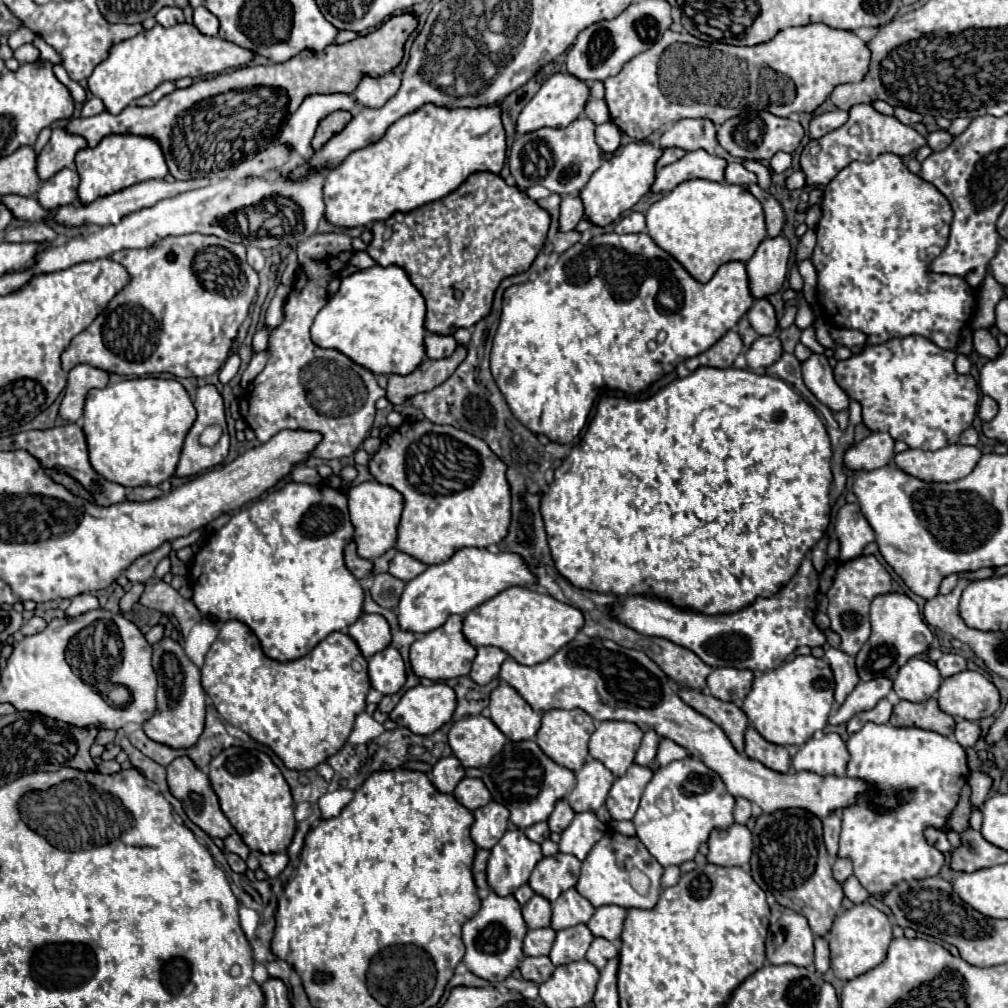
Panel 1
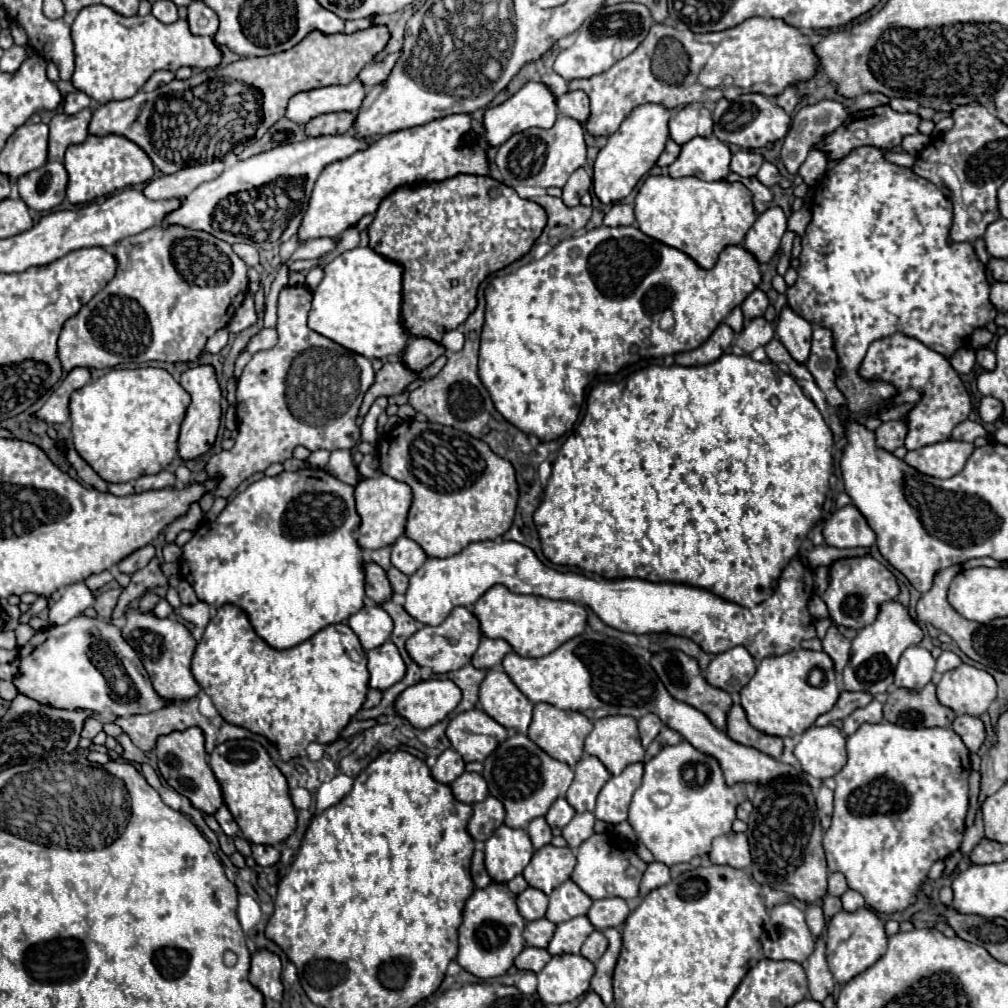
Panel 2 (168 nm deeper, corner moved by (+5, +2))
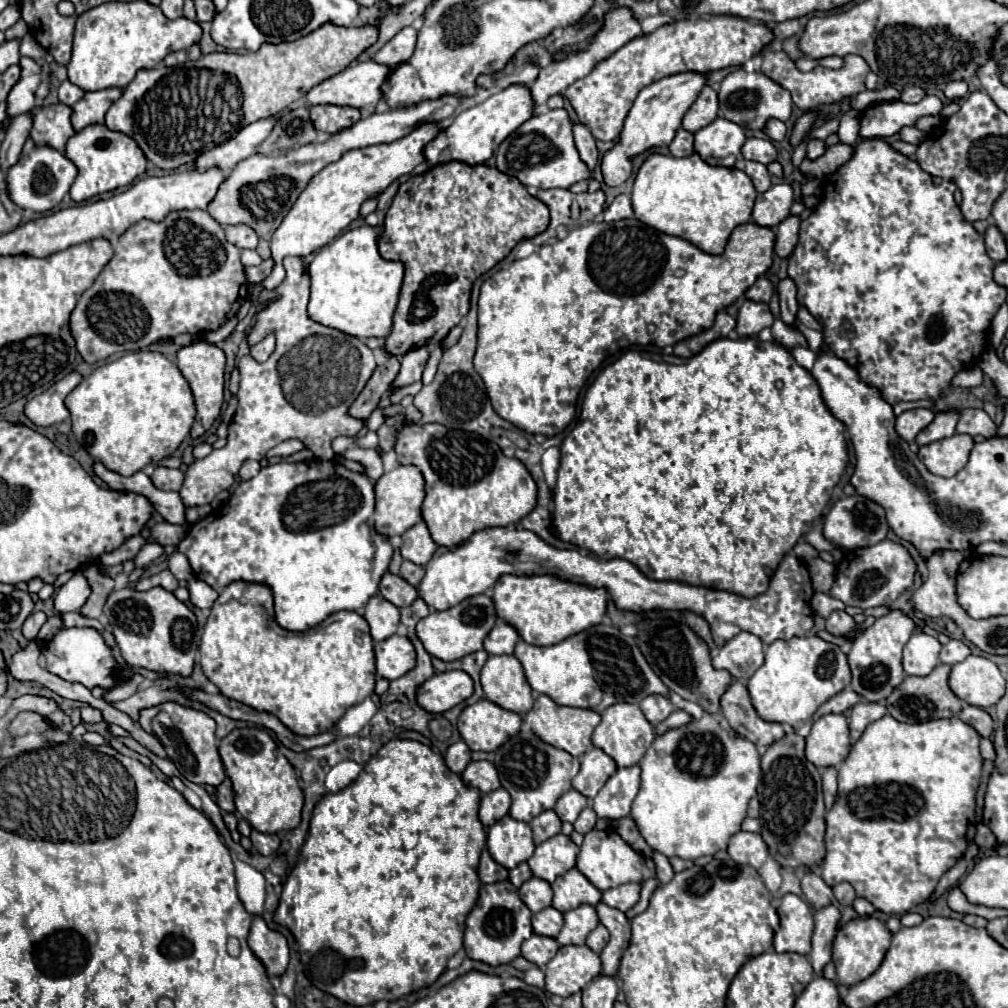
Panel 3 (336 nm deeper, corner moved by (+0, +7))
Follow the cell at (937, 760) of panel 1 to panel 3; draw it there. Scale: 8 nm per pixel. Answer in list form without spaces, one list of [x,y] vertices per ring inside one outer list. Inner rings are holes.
[[[886,713],[886,717],[870,723],[864,729],[862,737],[852,745],[850,755],[838,769],[838,799],[826,815],[826,857],[820,867],[822,879],[830,887],[834,887],[840,881],[848,881],[856,889],[858,897],[868,899],[878,911],[882,911],[886,915],[904,915],[906,911],[924,903],[934,893],[936,883],[944,875],[944,871],[950,869],[964,855],[968,845],[974,841],[974,833],[976,833],[976,819],[974,819],[976,801],[974,801],[974,797],[976,797],[976,789],[980,785],[980,771],[982,771],[982,757],[978,751],[978,743],[980,743],[978,733],[974,729],[970,729],[970,725],[960,721],[958,717],[936,719],[936,721],[926,721],[926,723],[918,723],[918,725],[906,725]]]

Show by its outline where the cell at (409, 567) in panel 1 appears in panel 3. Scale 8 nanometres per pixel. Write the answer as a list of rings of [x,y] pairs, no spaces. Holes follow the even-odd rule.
[[[420,521],[418,525],[410,527],[404,535],[402,535],[402,547],[400,553],[406,561],[412,561],[416,565],[426,565],[428,559],[432,557],[432,553],[436,551],[436,543],[432,541],[428,527],[424,521]]]

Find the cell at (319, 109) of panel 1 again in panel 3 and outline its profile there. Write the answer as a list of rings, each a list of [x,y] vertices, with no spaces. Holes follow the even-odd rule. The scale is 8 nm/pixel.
[[[362,61],[362,63],[356,63],[356,65],[350,65],[346,71],[318,83],[316,87],[312,87],[308,93],[306,93],[306,105],[350,105],[350,107],[356,107],[356,109],[368,109],[370,113],[374,111],[376,103],[382,99],[382,93],[380,93],[380,85],[384,83],[384,79],[388,77],[390,73],[390,67],[386,65],[378,65],[376,61]]]

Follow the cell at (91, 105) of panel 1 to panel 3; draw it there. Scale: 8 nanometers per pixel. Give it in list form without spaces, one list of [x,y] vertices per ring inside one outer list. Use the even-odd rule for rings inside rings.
[[[64,81],[64,83],[58,87],[58,97],[60,97],[60,103],[72,107],[76,101],[80,101],[80,99],[84,97],[84,91],[82,91],[78,85],[74,85],[74,83],[70,83],[70,81]]]

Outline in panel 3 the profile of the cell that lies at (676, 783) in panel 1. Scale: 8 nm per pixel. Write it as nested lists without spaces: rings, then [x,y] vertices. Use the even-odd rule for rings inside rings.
[[[704,713],[702,719],[692,719],[682,729],[670,729],[656,737],[646,755],[640,761],[642,785],[632,803],[632,819],[638,825],[640,835],[646,843],[666,855],[668,859],[678,855],[682,859],[696,859],[702,855],[714,855],[726,849],[728,839],[740,831],[746,817],[746,807],[752,797],[756,797],[756,787],[760,783],[760,755],[754,743],[726,731],[718,721]]]

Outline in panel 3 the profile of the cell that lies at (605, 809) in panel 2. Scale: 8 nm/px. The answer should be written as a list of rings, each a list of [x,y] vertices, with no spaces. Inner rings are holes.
[[[640,767],[618,769],[594,799],[594,811],[598,817],[620,819],[630,815],[630,805],[640,789]]]

